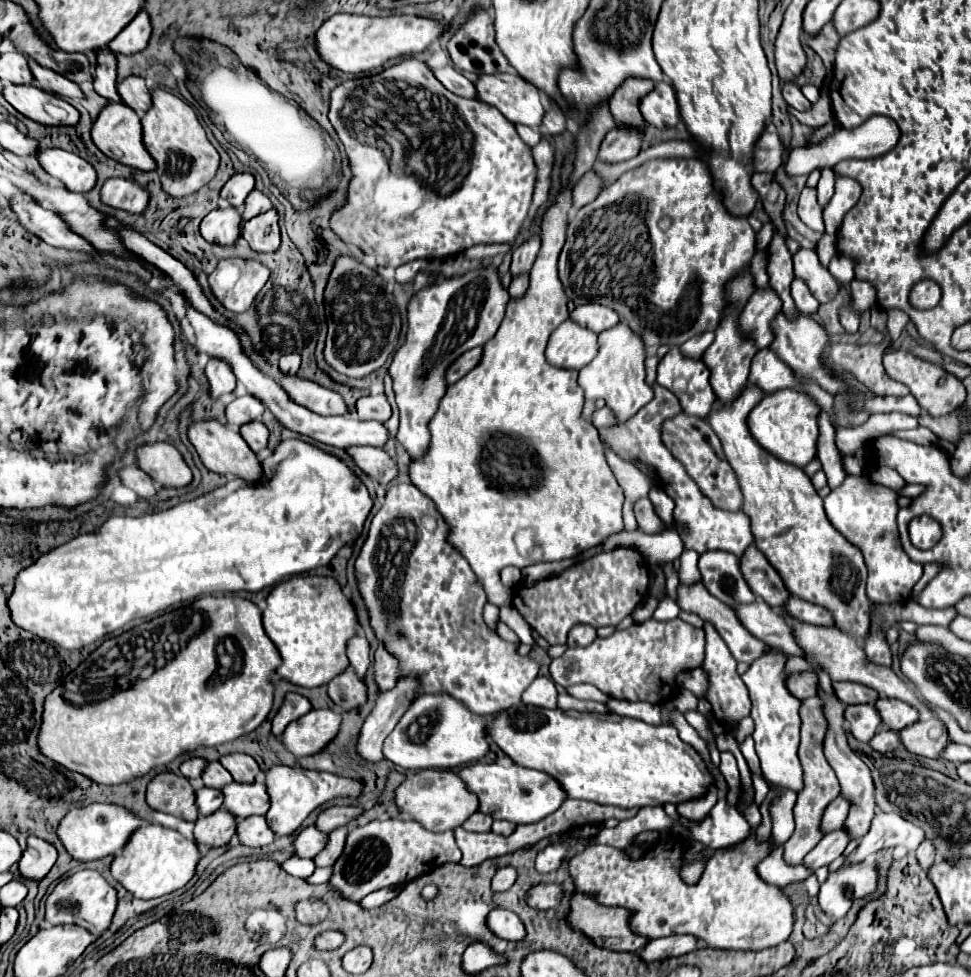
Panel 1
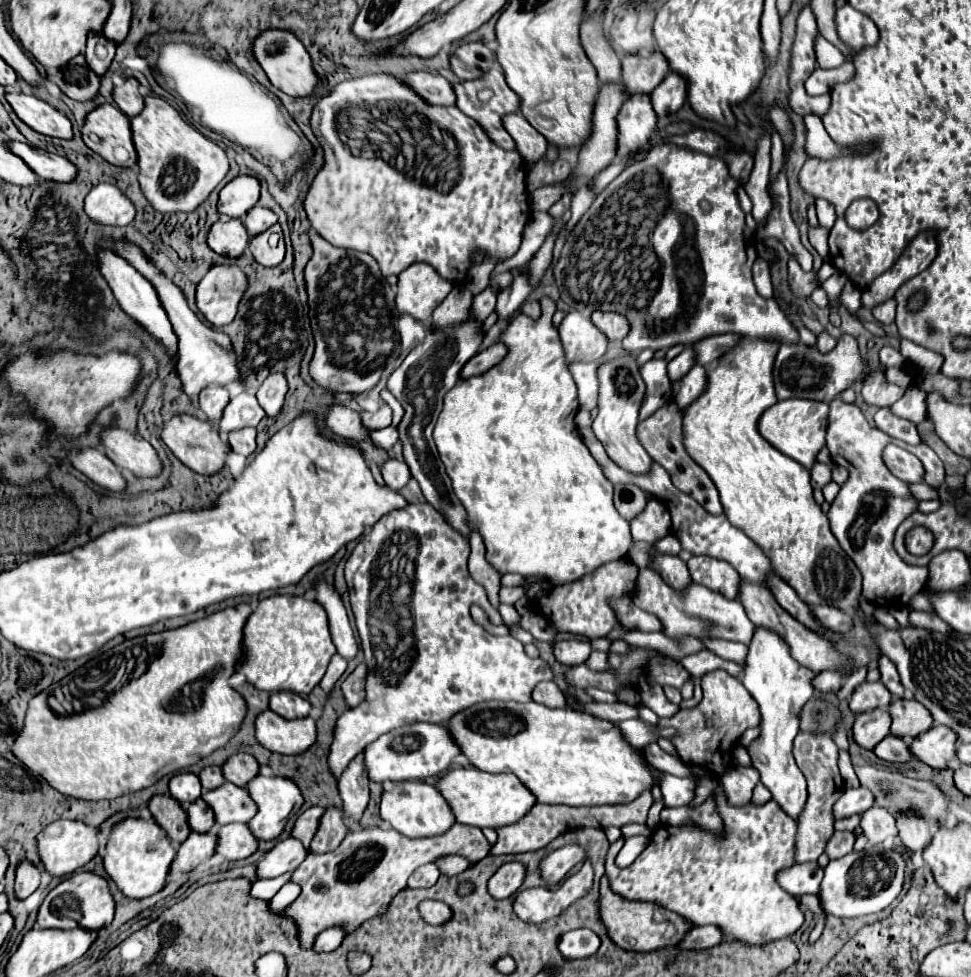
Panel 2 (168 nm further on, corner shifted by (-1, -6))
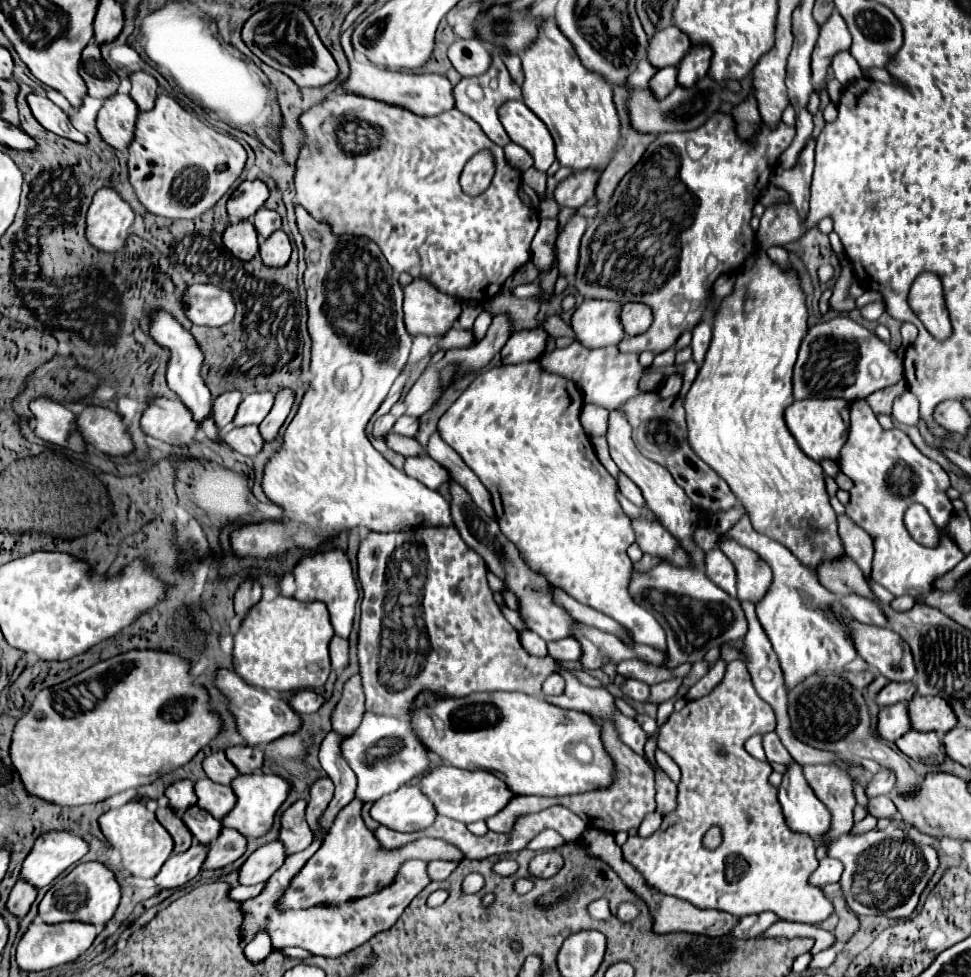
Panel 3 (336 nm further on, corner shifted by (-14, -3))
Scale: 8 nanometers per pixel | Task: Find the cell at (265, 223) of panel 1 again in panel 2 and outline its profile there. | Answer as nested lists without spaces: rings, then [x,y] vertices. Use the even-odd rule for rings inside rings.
[[[275,224],[263,234],[253,236],[249,242],[249,250],[261,266],[277,266],[285,256],[285,242],[281,234],[281,226]]]

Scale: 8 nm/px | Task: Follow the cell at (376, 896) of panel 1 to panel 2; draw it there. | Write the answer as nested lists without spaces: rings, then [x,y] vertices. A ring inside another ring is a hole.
[[[329,928],[317,936],[313,949],[318,953],[329,953],[340,946],[344,937],[341,928]]]

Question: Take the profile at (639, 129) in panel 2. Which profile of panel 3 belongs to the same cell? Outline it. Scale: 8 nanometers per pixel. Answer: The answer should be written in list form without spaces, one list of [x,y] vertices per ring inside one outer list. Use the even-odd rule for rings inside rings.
[[[664,67],[656,71],[656,75],[650,79],[650,91],[656,95],[656,99],[664,99],[664,95],[670,95],[676,87],[676,67]]]

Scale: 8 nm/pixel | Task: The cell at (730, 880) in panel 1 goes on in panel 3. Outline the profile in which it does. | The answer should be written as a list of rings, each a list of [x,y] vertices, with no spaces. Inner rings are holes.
[[[738,659],[728,663],[724,679],[712,689],[710,695],[688,701],[682,711],[674,711],[660,725],[658,747],[666,751],[682,769],[678,807],[676,811],[664,815],[664,821],[654,835],[646,839],[638,835],[628,837],[628,841],[622,845],[622,853],[650,887],[658,889],[660,893],[684,899],[700,909],[718,909],[738,917],[772,911],[774,915],[780,915],[782,921],[818,925],[832,913],[832,903],[822,893],[822,889],[808,883],[810,873],[818,867],[814,841],[810,835],[798,835],[786,825],[782,807],[776,797],[778,791],[768,783],[772,767],[750,757],[744,749],[746,739],[758,733],[768,733],[774,727],[774,711],[754,691],[744,661]],[[710,827],[722,829],[722,845],[716,849],[708,849],[702,843]]]

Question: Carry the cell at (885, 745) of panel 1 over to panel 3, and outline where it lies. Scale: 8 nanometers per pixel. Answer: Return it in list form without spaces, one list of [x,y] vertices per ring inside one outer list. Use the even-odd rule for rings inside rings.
[[[910,729],[896,741],[896,747],[912,761],[926,763],[926,765],[942,763],[942,759],[946,757],[942,751],[942,741],[936,733],[920,733]]]

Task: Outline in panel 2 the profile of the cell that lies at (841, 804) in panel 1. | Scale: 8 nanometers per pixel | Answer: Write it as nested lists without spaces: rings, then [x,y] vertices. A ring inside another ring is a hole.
[[[859,786],[855,790],[845,790],[843,796],[837,800],[833,812],[835,812],[835,818],[839,820],[839,818],[853,816],[853,814],[863,814],[863,810],[873,806],[873,802],[875,802],[873,794],[867,788]]]

